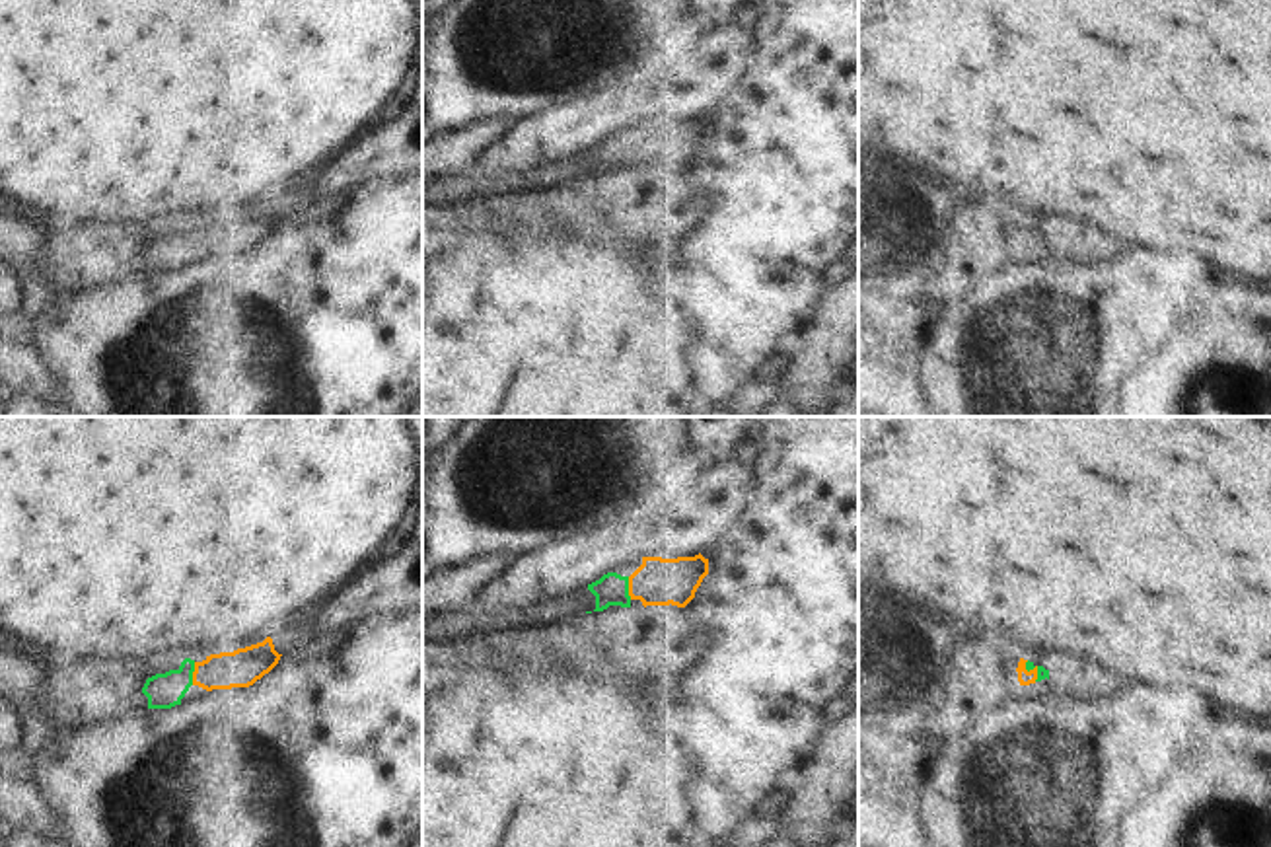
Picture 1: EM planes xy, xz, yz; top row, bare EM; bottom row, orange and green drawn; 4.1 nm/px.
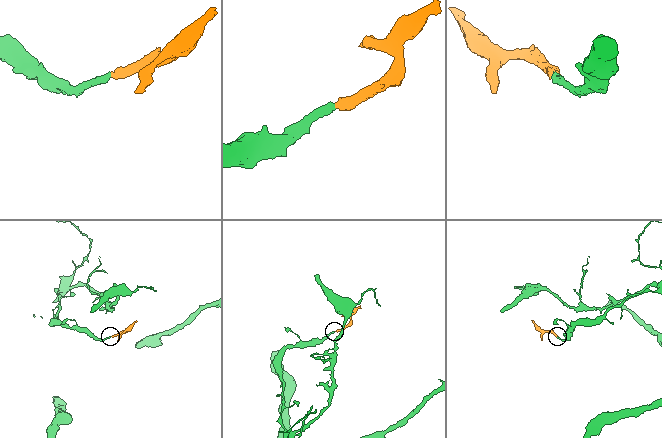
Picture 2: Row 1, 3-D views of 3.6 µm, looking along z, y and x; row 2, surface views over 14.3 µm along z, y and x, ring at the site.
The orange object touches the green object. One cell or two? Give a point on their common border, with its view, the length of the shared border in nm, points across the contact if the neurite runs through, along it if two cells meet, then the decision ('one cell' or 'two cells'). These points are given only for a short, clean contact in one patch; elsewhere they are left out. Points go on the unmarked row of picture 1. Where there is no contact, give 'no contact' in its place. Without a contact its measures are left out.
contact xy (193, 238); length 100 nm; one cell

